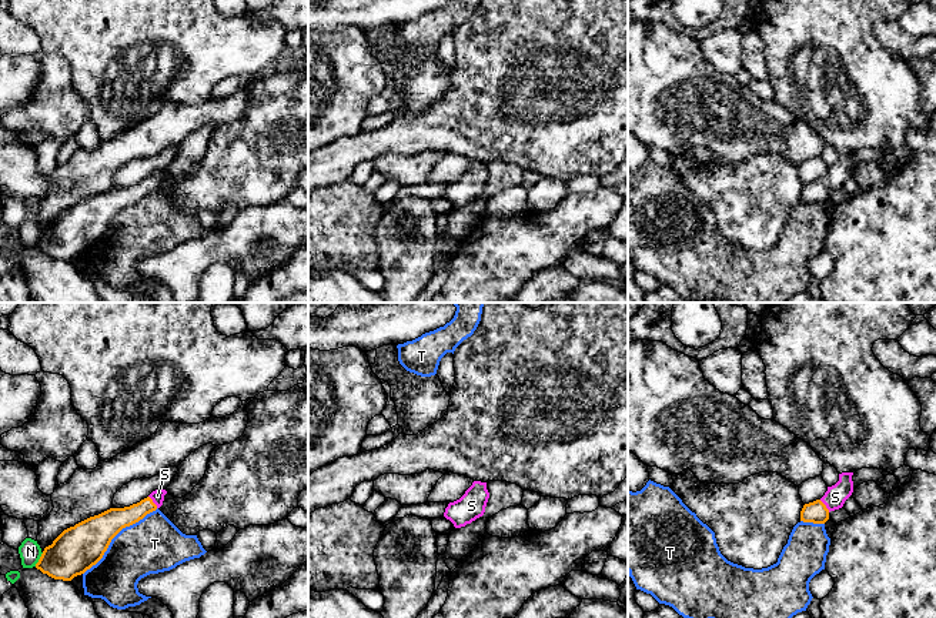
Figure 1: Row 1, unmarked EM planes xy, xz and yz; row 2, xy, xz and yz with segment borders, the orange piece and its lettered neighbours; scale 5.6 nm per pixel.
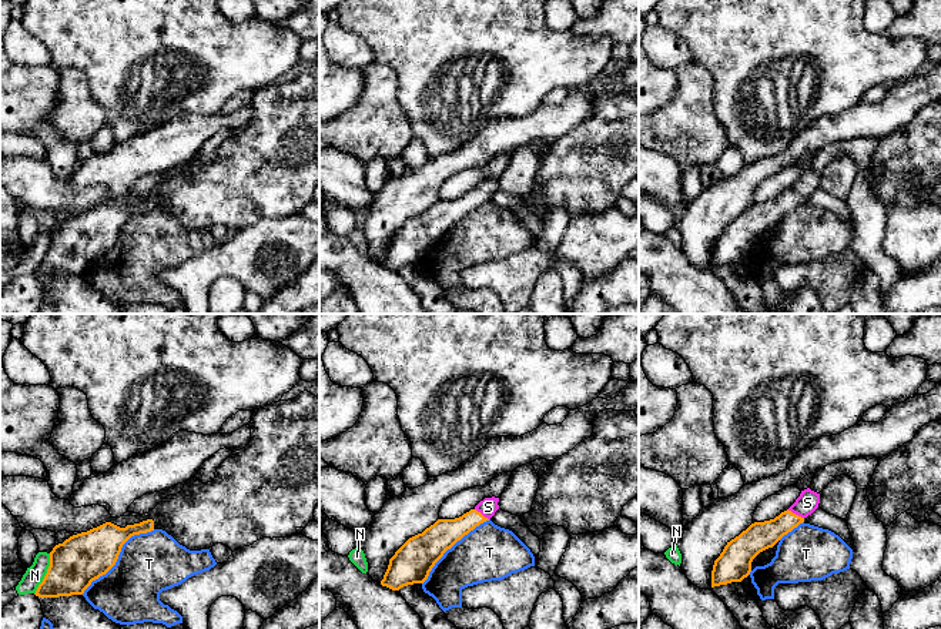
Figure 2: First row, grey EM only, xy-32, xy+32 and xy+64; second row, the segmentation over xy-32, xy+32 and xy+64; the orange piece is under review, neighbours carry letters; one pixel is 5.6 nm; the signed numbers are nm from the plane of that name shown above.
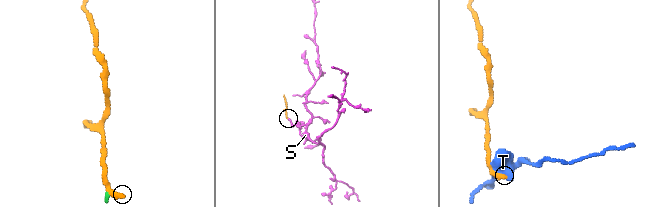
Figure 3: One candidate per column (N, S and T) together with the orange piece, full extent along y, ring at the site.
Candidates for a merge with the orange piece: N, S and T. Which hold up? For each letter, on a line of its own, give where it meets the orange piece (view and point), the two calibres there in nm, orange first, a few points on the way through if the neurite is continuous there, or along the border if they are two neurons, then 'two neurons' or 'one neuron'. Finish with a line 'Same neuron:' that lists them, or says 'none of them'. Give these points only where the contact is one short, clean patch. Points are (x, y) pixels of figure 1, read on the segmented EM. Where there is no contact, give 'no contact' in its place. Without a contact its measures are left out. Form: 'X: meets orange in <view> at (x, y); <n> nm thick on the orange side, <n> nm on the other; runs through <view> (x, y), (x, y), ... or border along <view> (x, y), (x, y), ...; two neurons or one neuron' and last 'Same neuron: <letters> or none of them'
N: meets orange in xy at (39, 560); 260 nm thick on the orange side, 120 nm on the other; border along xy (43, 553), (34, 565); two neurons
S: meets orange in yz at (825, 505); 120 nm thick on the orange side, 120 nm on the other; runs through yz (816, 511), (825, 505), (835, 497); one neuron
T: meets orange in xy at (116, 534); 260 nm thick on the orange side, 320 nm on the other; two neurons
Same neuron: S

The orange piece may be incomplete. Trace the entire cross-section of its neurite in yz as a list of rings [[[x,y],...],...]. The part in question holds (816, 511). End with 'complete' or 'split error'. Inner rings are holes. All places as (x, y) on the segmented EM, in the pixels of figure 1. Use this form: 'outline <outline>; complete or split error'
outline [[[853,472],[839,474],[839,481],[828,487],[828,491],[820,500],[805,504],[800,511],[800,521],[825,524],[829,520],[829,512],[843,507],[845,501],[853,492]]]; split error

